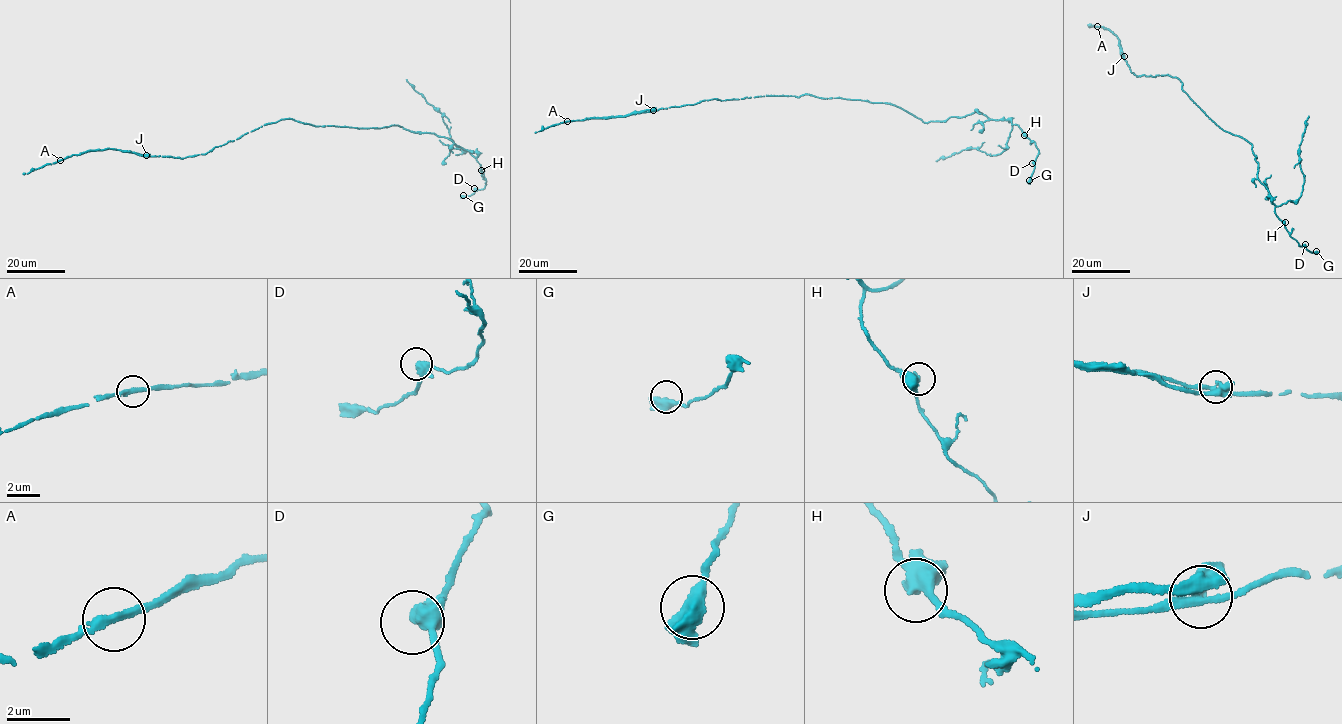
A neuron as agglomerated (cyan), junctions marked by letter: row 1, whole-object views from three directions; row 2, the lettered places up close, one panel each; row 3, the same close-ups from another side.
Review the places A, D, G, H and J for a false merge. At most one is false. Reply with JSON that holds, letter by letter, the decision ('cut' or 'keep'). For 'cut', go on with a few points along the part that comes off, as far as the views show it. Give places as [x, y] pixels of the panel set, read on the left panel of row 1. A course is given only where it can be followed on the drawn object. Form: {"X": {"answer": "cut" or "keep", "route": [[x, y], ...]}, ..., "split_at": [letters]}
{"A": {"answer": "keep"}, "D": {"answer": "keep"}, "G": {"answer": "keep"}, "H": {"answer": "keep"}, "J": {"answer": "cut", "route": [[147, 155], [109, 148], [79, 155]]}, "split_at": ["J"]}

